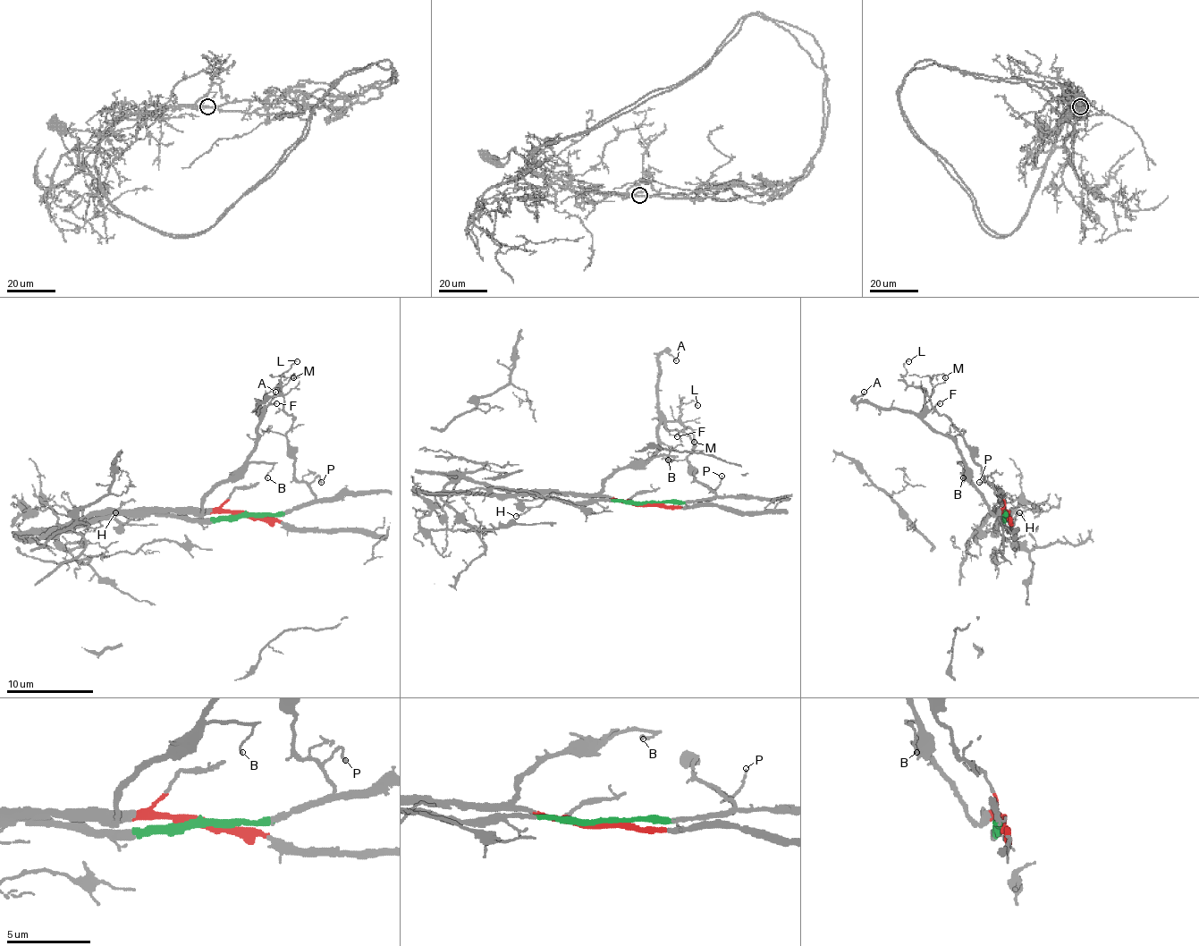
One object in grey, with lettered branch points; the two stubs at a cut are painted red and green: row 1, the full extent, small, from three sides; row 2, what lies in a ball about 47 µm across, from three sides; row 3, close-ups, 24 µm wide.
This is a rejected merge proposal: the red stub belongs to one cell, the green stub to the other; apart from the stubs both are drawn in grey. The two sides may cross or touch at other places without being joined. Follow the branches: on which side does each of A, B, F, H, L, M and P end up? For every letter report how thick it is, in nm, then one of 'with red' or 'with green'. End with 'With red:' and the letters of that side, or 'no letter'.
A: calibre 120 nm; with red
B: calibre 100 nm; with red
F: calibre 120 nm; with red
H: calibre 110 nm; with green
L: calibre 80 nm; with green
M: calibre 120 nm; with red
P: calibre 110 nm; with green
With red: A, B, F, M

